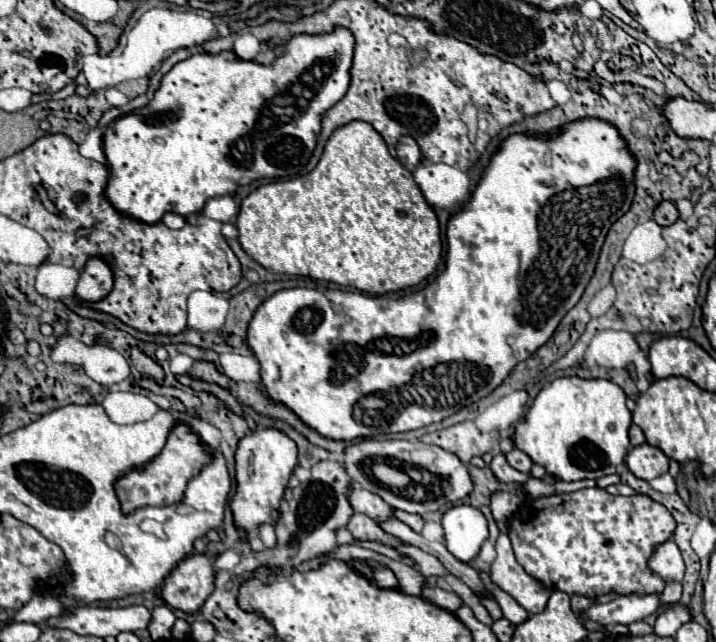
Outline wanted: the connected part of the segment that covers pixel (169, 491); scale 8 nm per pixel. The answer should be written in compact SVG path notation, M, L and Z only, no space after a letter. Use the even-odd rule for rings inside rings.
M178 419L168 435L166 445L152 461L116 479L114 489L120 499L122 513L128 515L140 507L148 507L148 505L164 507L164 505L176 505L184 501L184 491L188 481L196 477L202 471L202 467L206 467L210 461L212 461L212 455L208 447L202 443L202 439L198 437L198 433L184 419Z

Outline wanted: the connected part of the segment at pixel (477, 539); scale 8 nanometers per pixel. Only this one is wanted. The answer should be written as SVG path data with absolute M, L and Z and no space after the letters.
M454 505L442 517L446 533L446 549L462 563L470 563L482 543L488 539L488 521L480 509L472 505Z

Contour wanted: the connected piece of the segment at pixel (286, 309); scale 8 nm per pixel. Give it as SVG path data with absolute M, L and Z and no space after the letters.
M584 117L570 121L558 129L556 135L548 139L538 139L534 135L526 133L514 133L508 135L500 149L492 155L488 167L484 169L470 201L450 217L448 229L446 229L446 241L448 241L448 253L446 253L446 265L444 271L430 281L422 291L410 293L410 295L397 296L370 295L360 291L340 291L340 289L282 289L268 297L254 313L250 327L248 327L248 345L252 347L254 355L260 361L262 367L262 381L264 381L264 393L274 397L276 401L284 401L298 413L298 417L310 425L312 429L318 429L324 437L334 437L336 441L352 441L356 437L372 437L378 433L400 433L400 431L412 431L426 427L430 423L442 421L462 407L468 407L476 403L478 399L490 395L506 377L508 373L534 353L534 349L542 347L558 327L558 321L566 315L568 309L572 309L578 299L582 297L590 277L594 275L594 267L598 263L600 249L604 245L604 239L610 231L610 227L632 207L634 201L634 171L636 171L636 157L628 147L628 141L620 135L620 131L596 117Z

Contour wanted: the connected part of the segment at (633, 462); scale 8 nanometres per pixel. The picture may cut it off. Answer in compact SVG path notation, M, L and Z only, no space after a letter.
M642 443L628 453L626 465L636 477L650 481L668 471L668 457L658 447Z

